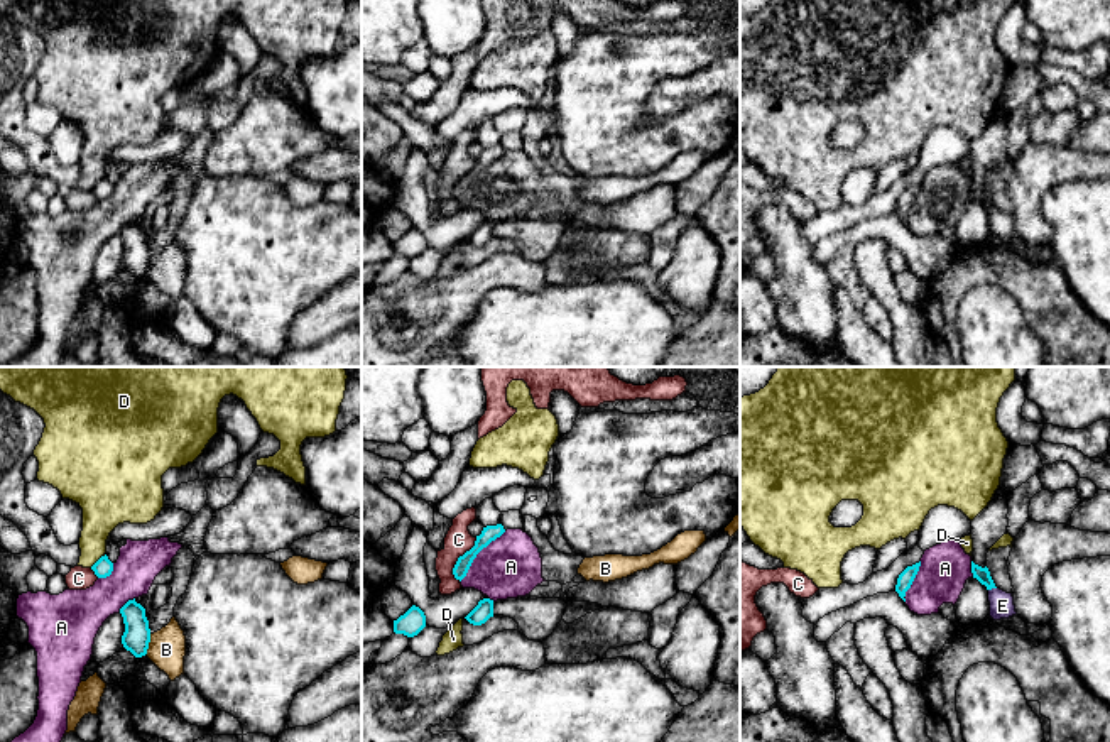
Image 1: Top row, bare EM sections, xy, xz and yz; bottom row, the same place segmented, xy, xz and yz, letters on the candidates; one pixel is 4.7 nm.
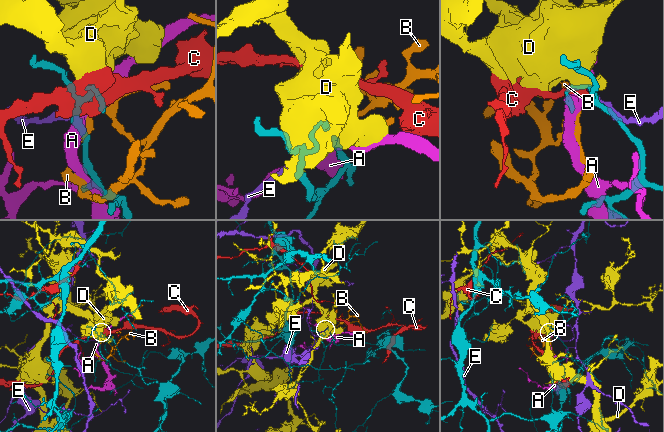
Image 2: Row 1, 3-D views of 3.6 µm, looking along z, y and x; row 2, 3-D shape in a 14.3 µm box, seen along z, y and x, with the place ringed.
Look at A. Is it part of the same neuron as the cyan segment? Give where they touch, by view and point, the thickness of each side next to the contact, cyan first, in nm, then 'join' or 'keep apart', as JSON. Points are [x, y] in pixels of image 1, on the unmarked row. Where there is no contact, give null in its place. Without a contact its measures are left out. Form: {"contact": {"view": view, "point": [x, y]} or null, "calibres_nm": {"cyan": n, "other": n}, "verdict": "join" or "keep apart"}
{"contact": {"view": "xz", "point": [477, 174]}, "calibres_nm": {"cyan": 80, "other": 300}, "verdict": "keep apart"}

